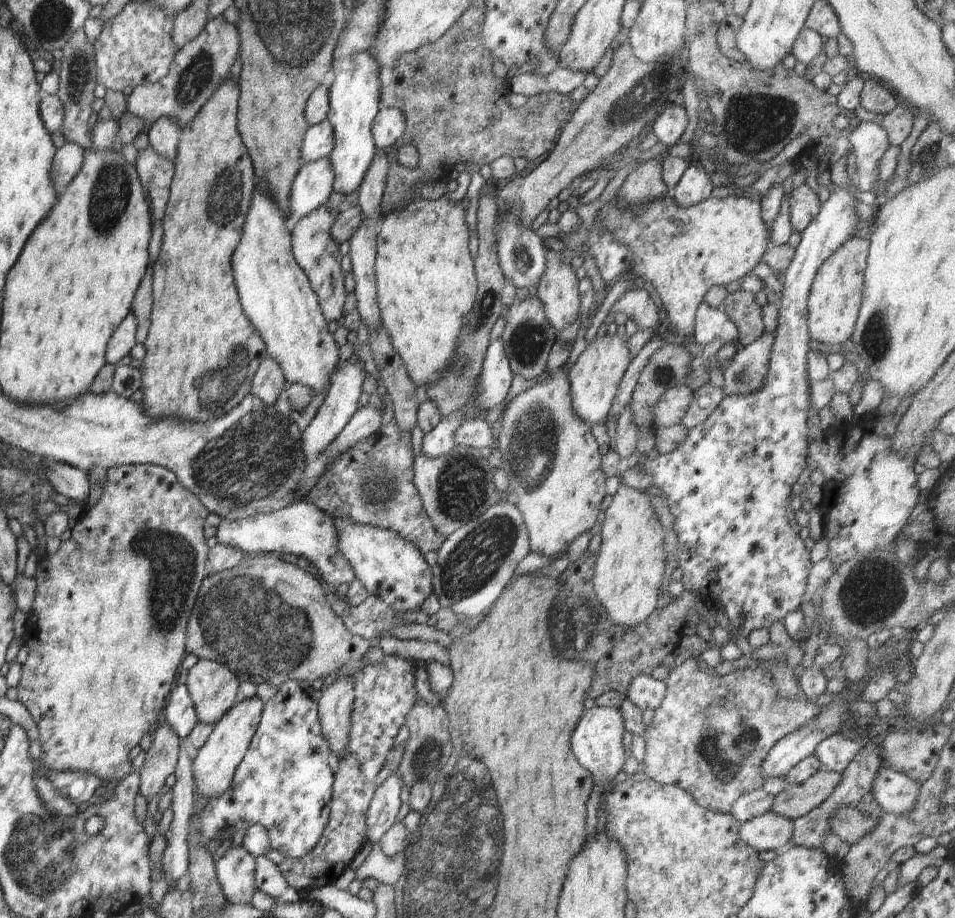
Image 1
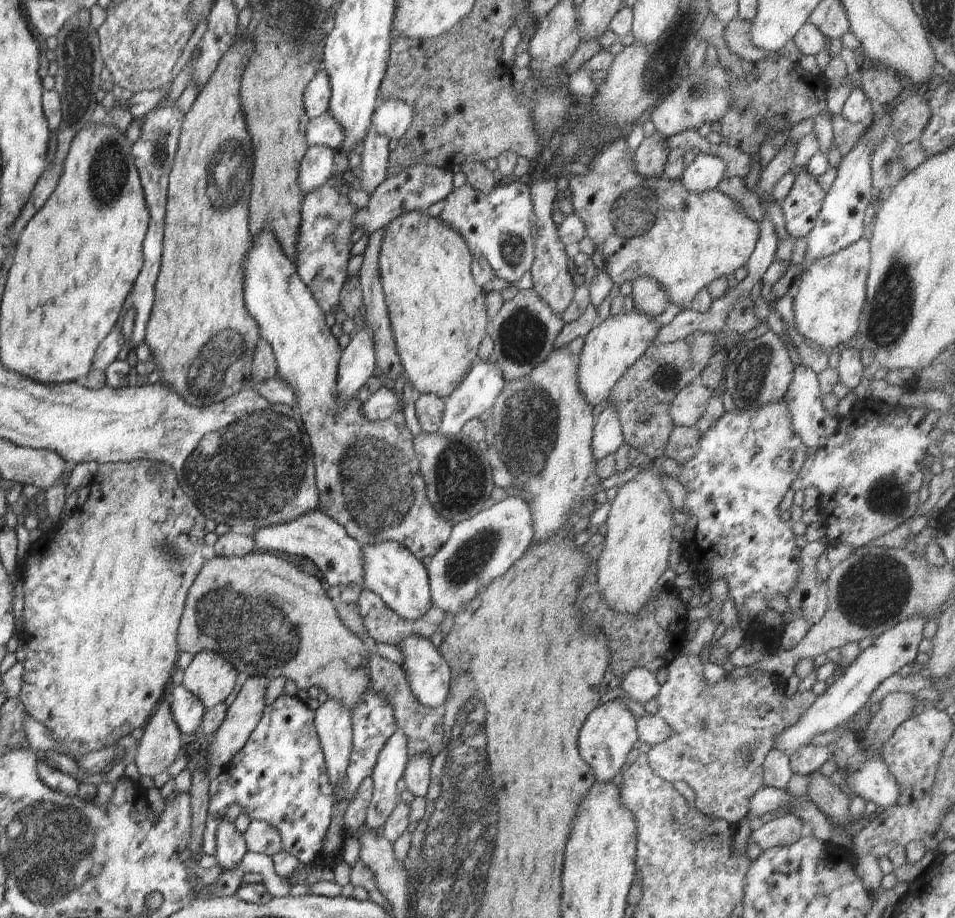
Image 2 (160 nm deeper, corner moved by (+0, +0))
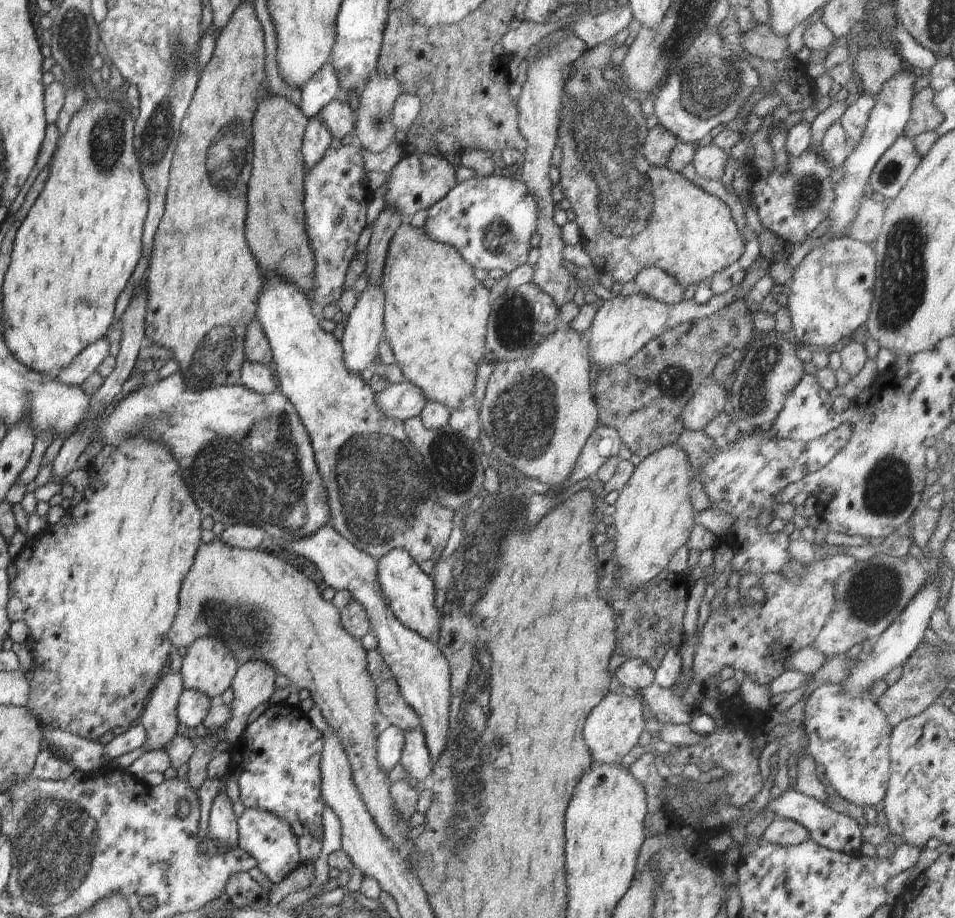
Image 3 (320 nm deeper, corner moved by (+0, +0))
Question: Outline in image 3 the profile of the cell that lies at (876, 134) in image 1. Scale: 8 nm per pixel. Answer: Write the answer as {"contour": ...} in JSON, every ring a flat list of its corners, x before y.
{"contour":[[900,137,878,160,869,176,869,183,876,197,894,198,907,183,920,164,912,139]]}

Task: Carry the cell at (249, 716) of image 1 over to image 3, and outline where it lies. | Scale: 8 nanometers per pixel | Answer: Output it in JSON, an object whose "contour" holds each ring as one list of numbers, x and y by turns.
{"contour":[[248,661,239,665,231,682,234,699,232,718,225,724,225,741,233,745,238,743,246,728,248,716,260,704,268,702,276,690,274,667,264,661]]}

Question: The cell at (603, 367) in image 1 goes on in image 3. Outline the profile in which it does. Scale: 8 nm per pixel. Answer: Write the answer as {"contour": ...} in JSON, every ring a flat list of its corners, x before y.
{"contour":[[761,255,751,264,739,285,733,285,724,294,714,295,704,304,698,304,694,299,684,299,669,305,637,291,631,295,616,295,611,299,606,299,596,311,591,324,592,328,590,328,588,344,593,377,597,371,606,370,609,369,609,366,626,362,643,346,646,346,647,342,650,342,653,338,658,338,663,332,684,323,693,323,698,319,705,319,707,316,728,306,737,298,737,295,748,294,754,288,754,284,767,274,769,267,770,264]]}

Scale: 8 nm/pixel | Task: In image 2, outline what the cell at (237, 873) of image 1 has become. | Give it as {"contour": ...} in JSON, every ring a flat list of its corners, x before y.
{"contour":[[227,816,218,825,216,844,215,857,223,870,235,869,235,866,248,851,243,834,235,827,233,822,228,821]]}

